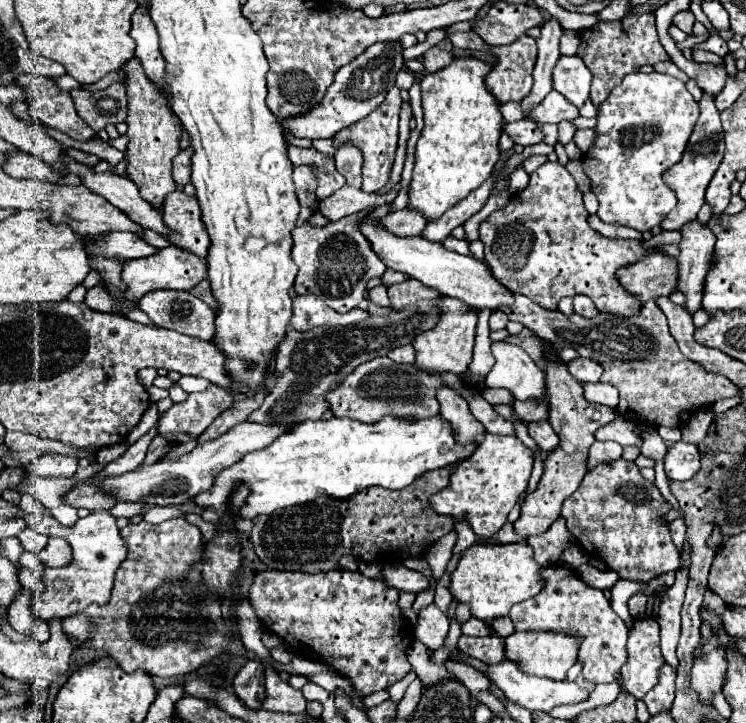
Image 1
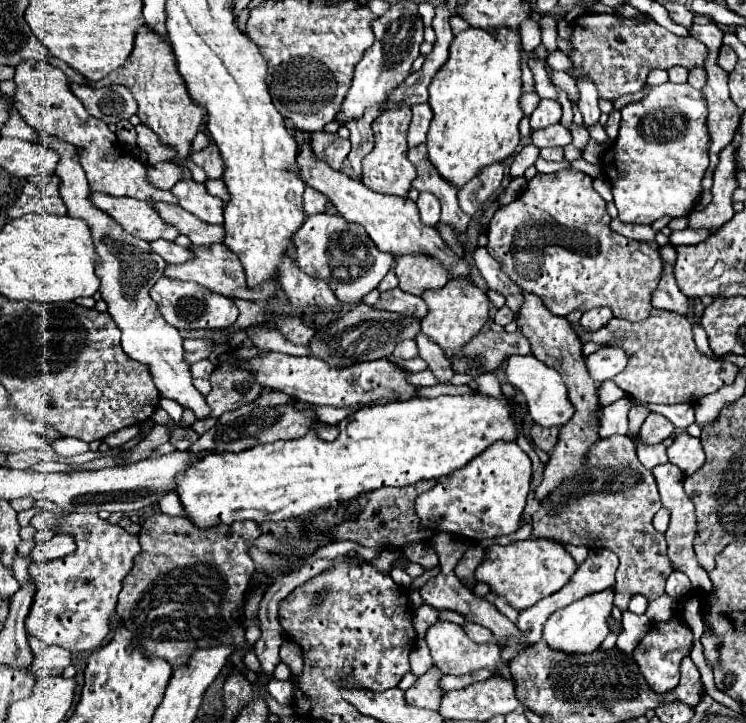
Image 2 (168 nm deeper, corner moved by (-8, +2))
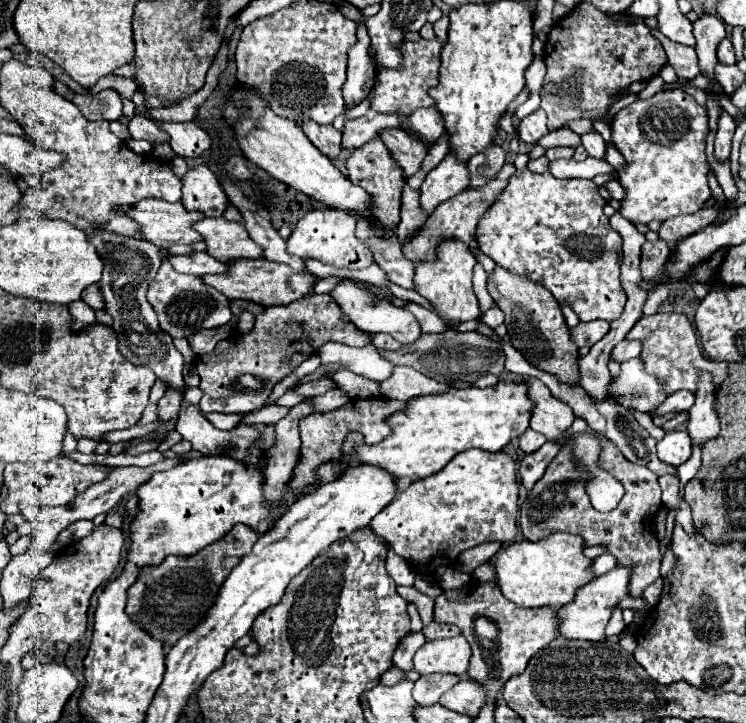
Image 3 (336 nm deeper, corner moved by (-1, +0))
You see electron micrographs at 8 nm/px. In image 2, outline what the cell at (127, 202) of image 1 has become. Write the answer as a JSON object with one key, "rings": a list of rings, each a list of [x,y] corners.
{"rings":[[[152,200],[150,204],[166,224],[174,226],[180,234],[186,234],[192,240],[192,244],[214,244],[214,242],[220,242],[220,238],[224,238],[222,226],[204,226],[204,222],[188,214],[178,204],[156,202],[156,200]]]}

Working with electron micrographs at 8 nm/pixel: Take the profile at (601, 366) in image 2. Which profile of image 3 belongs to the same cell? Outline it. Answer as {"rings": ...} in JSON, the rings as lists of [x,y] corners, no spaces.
{"rings":[[[623,340],[617,344],[617,348],[613,348],[613,360],[617,362],[625,362],[629,358],[635,358],[641,354],[641,342],[639,340]]]}

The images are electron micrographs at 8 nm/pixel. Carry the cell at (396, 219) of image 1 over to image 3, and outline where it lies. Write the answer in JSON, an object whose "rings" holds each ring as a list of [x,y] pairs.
{"rings":[[[445,156],[437,168],[433,168],[425,182],[421,184],[421,206],[425,212],[433,212],[437,204],[441,204],[445,198],[455,196],[457,192],[465,190],[469,186],[469,168],[467,162],[459,164],[455,156]]]}

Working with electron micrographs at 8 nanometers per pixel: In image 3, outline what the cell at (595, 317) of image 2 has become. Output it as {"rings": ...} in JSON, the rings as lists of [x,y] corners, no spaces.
{"rings":[[[595,320],[595,322],[579,322],[571,330],[571,338],[577,346],[593,346],[609,332],[609,322]]]}

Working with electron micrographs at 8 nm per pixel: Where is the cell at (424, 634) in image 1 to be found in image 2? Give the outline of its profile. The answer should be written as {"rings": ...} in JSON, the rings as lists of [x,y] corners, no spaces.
{"rings":[[[438,620],[436,624],[432,624],[428,630],[426,630],[426,636],[424,636],[428,648],[430,648],[430,654],[432,654],[432,660],[434,660],[434,666],[438,666],[438,670],[442,674],[454,674],[454,676],[462,676],[462,674],[470,674],[470,672],[476,672],[480,668],[486,668],[486,670],[498,670],[498,676],[504,676],[506,680],[512,680],[512,672],[510,672],[510,666],[504,664],[502,656],[500,656],[500,648],[496,644],[476,644],[472,642],[466,634],[464,634],[464,628],[458,626],[458,624],[452,624],[448,620]]]}

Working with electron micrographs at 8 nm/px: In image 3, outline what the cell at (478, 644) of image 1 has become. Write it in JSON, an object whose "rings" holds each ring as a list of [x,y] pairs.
{"rings":[[[431,622],[431,624],[423,626],[421,632],[425,634],[427,640],[435,640],[435,638],[449,638],[449,636],[457,636],[457,634],[461,634],[459,628],[449,626],[449,624],[443,626],[443,624],[437,624],[437,622]]]}

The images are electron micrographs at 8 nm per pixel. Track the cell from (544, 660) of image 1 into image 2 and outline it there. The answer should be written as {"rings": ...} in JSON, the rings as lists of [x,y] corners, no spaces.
{"rings":[[[608,588],[608,590],[596,592],[596,594],[584,596],[582,600],[576,600],[566,608],[556,610],[554,614],[550,614],[548,622],[544,624],[542,640],[546,640],[546,644],[552,650],[558,650],[558,652],[570,654],[570,656],[580,656],[580,654],[594,652],[600,646],[600,642],[608,636],[606,618],[612,612],[612,600],[614,600],[614,592]]]}

